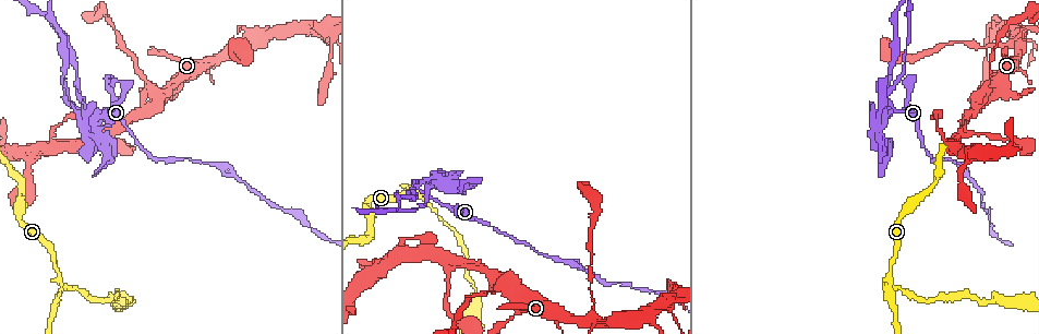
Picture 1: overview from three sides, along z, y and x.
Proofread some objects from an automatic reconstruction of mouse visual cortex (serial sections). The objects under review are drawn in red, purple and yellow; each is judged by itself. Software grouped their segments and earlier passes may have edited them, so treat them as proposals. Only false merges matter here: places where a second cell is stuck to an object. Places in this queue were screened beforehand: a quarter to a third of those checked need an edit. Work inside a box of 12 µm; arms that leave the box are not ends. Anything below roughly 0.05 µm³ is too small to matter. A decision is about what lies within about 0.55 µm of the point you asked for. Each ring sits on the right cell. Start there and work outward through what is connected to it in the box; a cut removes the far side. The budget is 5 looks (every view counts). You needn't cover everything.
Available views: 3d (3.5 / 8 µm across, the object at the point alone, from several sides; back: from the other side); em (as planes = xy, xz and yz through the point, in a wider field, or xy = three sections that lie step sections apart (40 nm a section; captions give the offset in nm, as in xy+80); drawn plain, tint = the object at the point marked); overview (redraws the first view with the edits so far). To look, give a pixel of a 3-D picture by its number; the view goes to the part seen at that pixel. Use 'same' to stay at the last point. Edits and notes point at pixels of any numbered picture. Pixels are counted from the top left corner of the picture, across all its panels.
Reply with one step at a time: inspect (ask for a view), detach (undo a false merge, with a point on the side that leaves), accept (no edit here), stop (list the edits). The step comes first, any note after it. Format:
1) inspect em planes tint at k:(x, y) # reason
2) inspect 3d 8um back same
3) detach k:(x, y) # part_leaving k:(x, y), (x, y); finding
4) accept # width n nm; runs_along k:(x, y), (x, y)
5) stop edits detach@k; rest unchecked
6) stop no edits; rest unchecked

inspect 3d 3.5um back at 1:(509, 285) # three-way junction

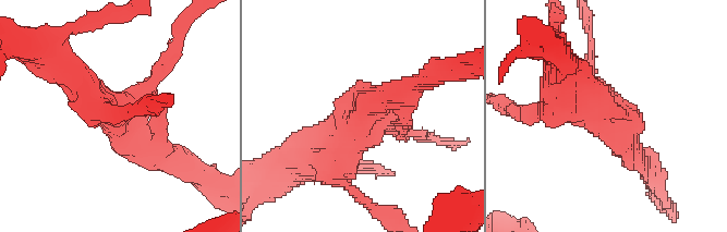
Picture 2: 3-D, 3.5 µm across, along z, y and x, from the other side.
inspect em xy step 3 tint at 2:(361, 124) # arms 3; arm_widths 200, 400, 400 nm; need the tissue

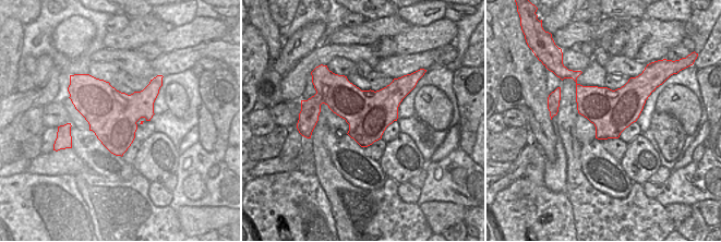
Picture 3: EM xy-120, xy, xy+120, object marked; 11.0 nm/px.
accept # runs_along 2:(76, 75), (160, 158); one cell here

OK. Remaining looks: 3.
inspect 3d 8um at 1:(452, 263) # three arms meet

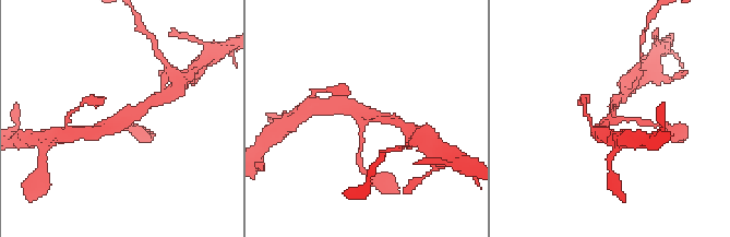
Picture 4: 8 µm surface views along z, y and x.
inspect 3d 3.5um at 4:(609, 118)

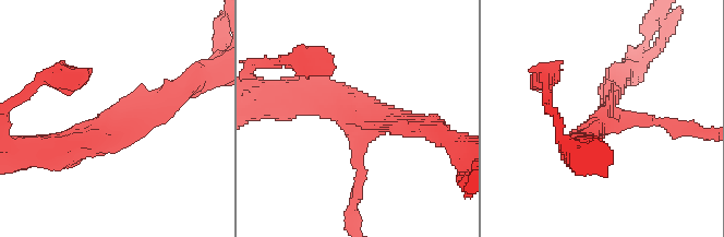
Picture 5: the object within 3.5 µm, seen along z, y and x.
inspect em xy step 5 tint at 5:(129, 120) # arms 3; arm_widths 150, 250, 400 nm

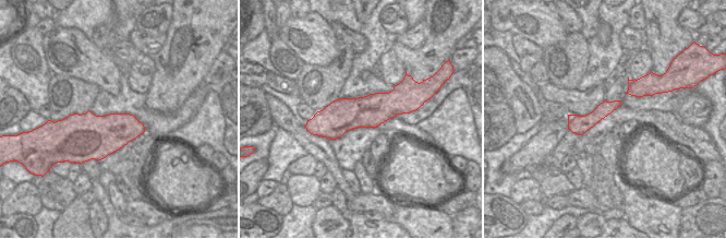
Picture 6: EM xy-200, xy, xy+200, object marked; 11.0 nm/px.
accept # width 360 nm; runs_along 5:(190, 84), (65, 147); continuous, no second cell

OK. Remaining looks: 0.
stop no edits; rest unchecked

